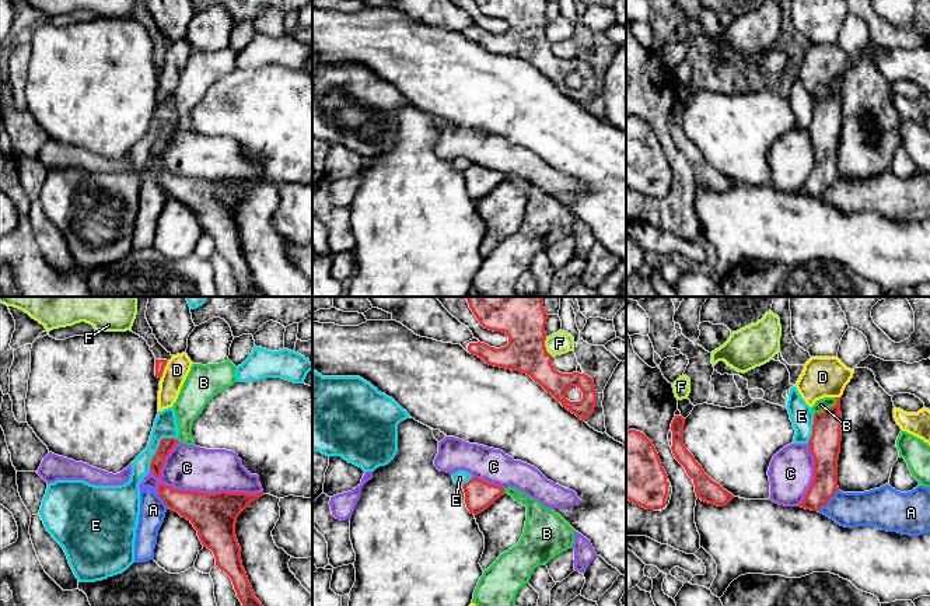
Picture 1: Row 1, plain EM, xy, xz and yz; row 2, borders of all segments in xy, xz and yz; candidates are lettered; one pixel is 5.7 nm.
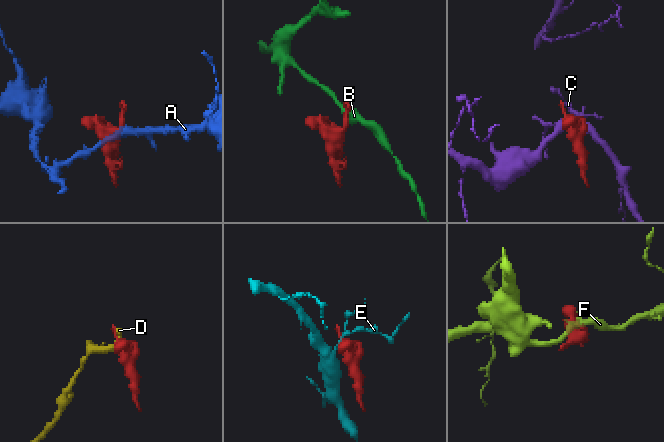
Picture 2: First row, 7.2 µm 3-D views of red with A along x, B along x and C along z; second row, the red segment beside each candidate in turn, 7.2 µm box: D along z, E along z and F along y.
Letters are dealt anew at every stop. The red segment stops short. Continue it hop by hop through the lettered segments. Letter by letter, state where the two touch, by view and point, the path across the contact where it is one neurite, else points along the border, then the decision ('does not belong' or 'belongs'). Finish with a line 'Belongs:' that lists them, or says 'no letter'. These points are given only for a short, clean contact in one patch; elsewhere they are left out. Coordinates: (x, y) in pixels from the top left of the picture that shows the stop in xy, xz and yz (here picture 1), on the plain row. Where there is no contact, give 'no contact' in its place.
A: meets red in yz at (829, 185); border along yz (838, 175), (818, 198); does not belong
B: meets red in yz at (825, 97); border along yz (838, 87), (814, 101); does not belong
C: meets red in xy at (210, 181); does not belong
D: meets red in xy at (163, 56); border along xy (168, 48), (160, 63); does not belong
E: meets red in xy at (158, 133); border along xy (177, 125), (163, 125), (160, 128), (149, 154); does not belong
F: meets red in xz at (545, 34); border along xz (545, 24), (545, 35), (552, 42); does not belong
Belongs: no letter

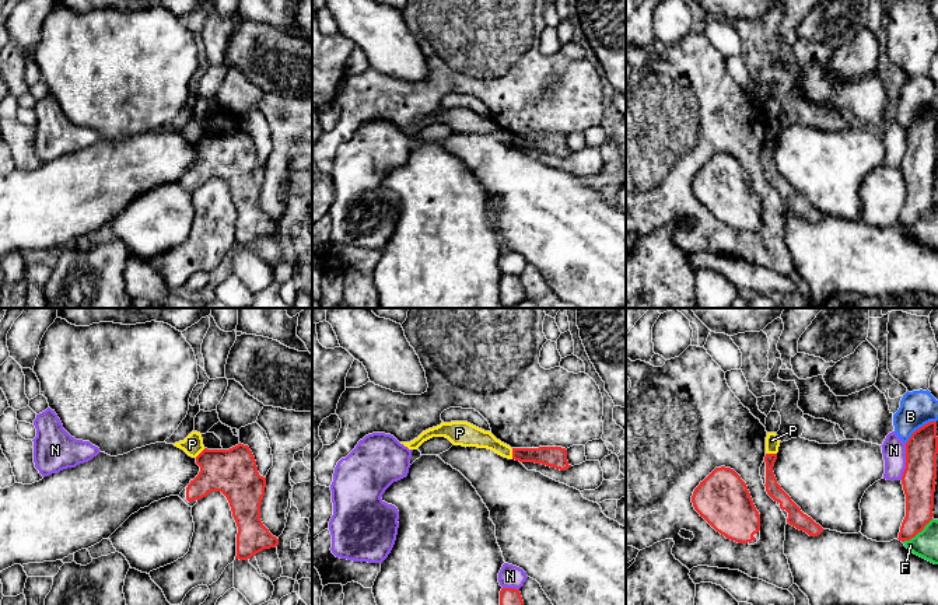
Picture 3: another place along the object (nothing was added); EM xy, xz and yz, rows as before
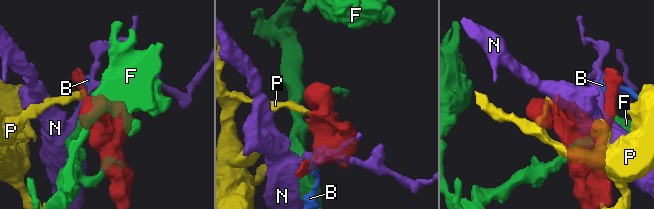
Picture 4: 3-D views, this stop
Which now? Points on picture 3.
B: meets red in yz at (920, 114); border along yz (935, 107), (920, 112), (906, 129); does not belong
F: meets red in yz at (917, 219); border along yz (933, 205), (903, 228); does not belong
N: meets red in yz at (906, 147); border along yz (906, 129), (906, 154), (900, 165); does not belong
P: meets red in xz at (513, 140); border along xz (511, 135), (513, 144); does not belong
Belongs: no letter

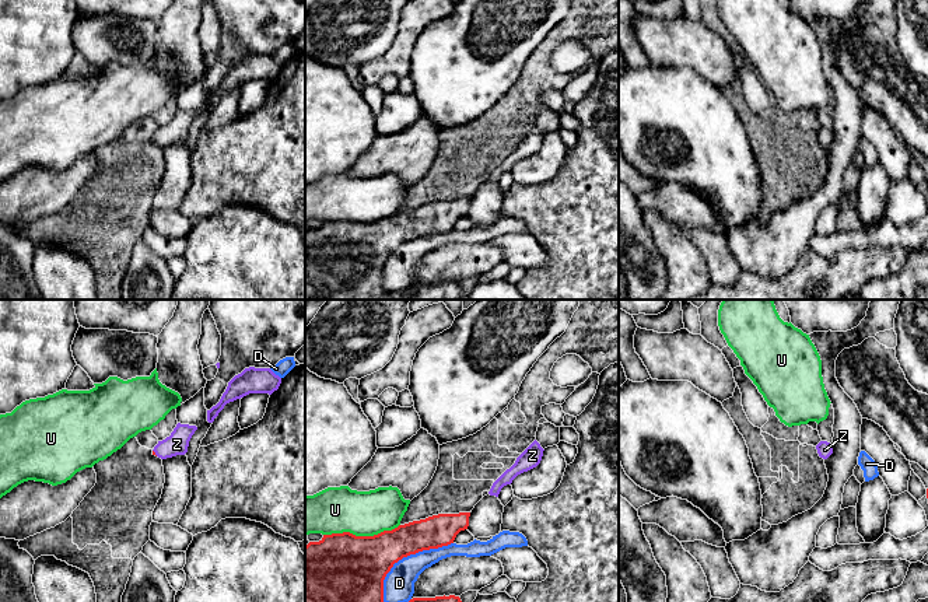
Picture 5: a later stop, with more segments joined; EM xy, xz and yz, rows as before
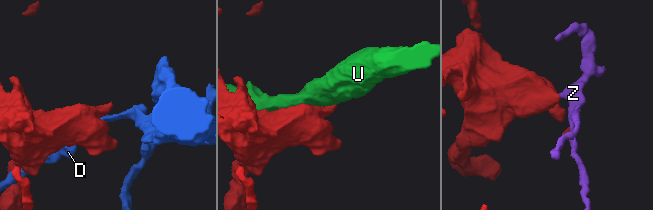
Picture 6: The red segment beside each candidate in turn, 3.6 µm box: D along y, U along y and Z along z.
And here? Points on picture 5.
D: meets red in xz at (405, 242); does not belong
U: meets red in xz at (361, 223); does not belong
Z: meets red in xy at (154, 139); runs through xy (153, 137), (154, 139), (177, 130); belongs
Belongs: Z

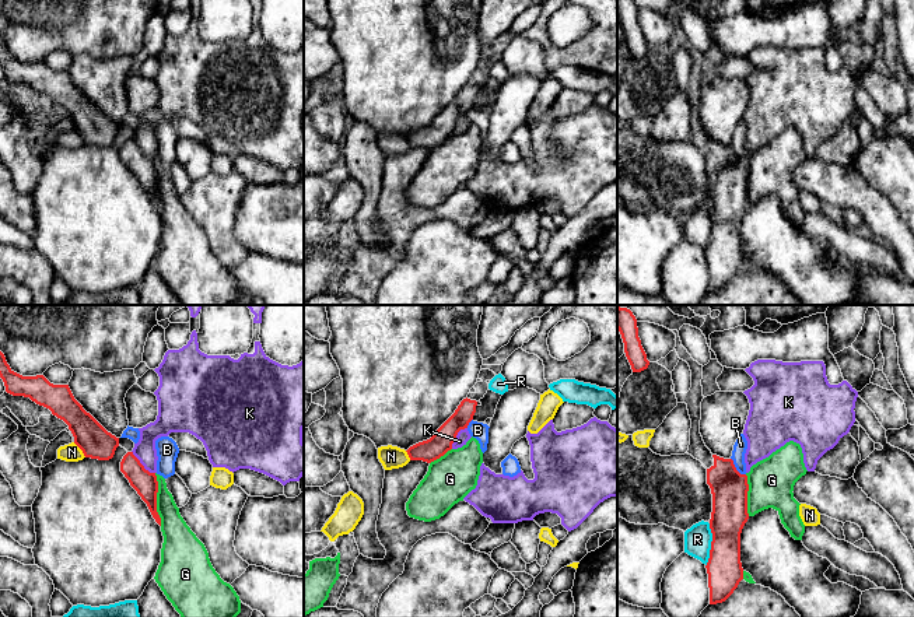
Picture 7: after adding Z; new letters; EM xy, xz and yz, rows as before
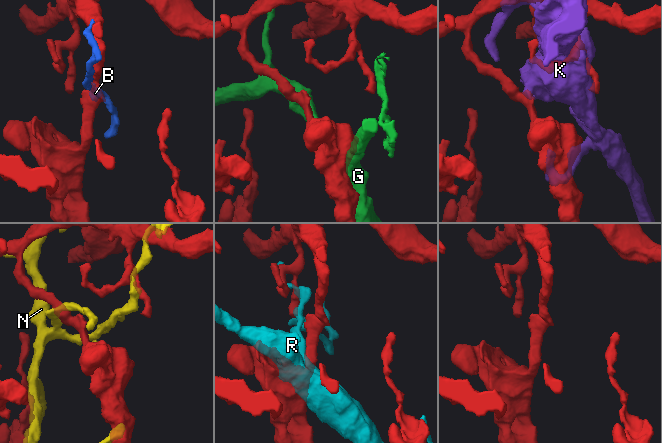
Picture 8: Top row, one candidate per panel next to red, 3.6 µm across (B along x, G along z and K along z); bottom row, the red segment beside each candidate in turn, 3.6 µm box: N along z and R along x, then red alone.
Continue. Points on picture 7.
B: meets red in yz at (735, 154); does not belong
G: meets red in xy at (156, 186); does not belong
K: meets red in xy at (142, 151); does not belong
N: meets red in xy at (80, 135); does not belong
R: meets red in yz at (711, 231); border along yz (710, 210), (711, 235), (706, 252); does not belong
Belongs: no letter

